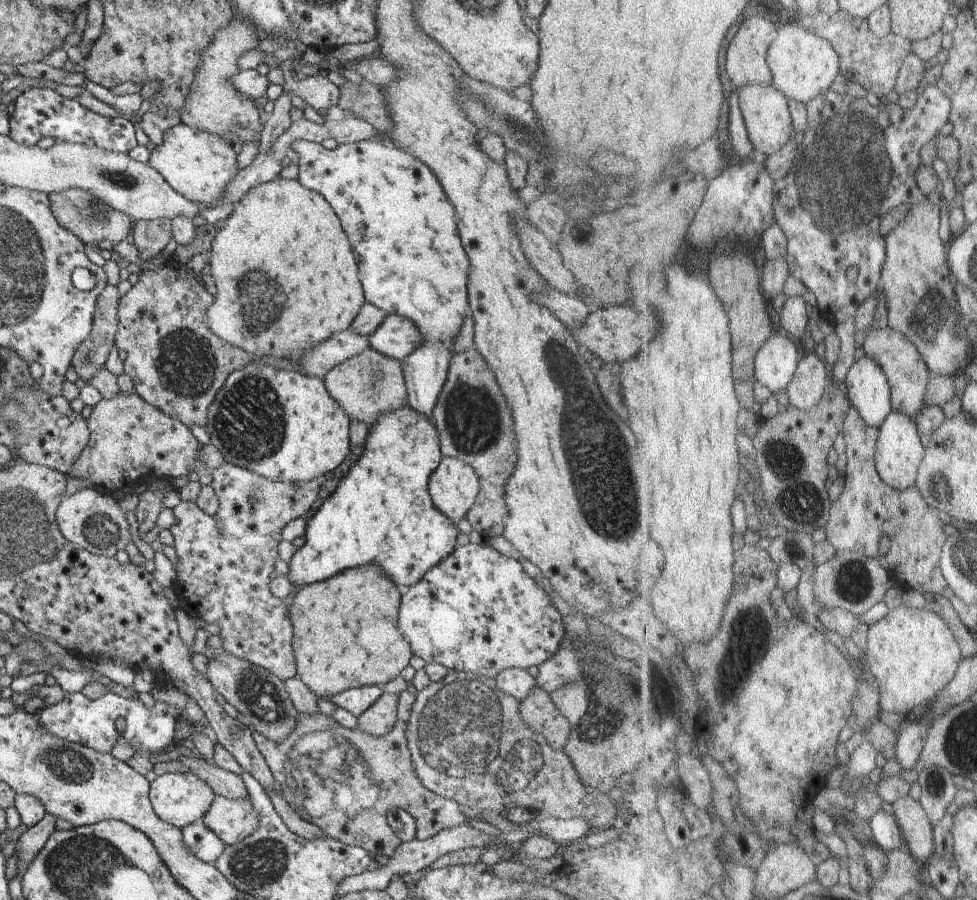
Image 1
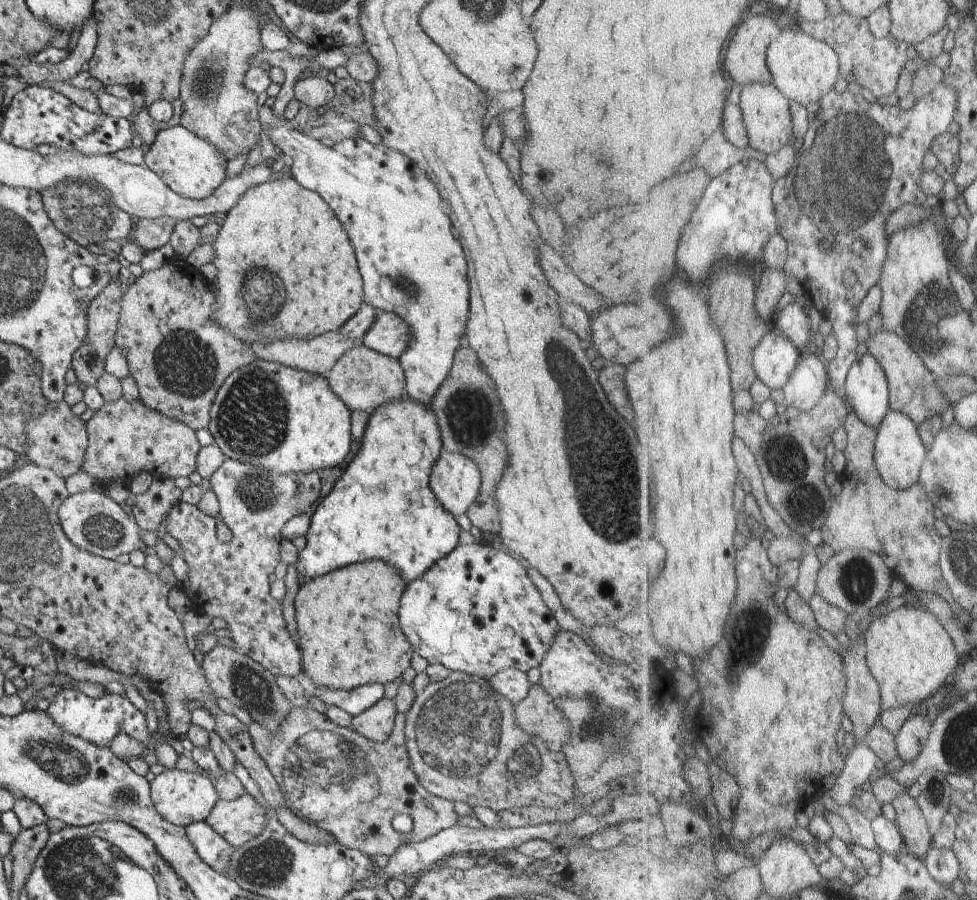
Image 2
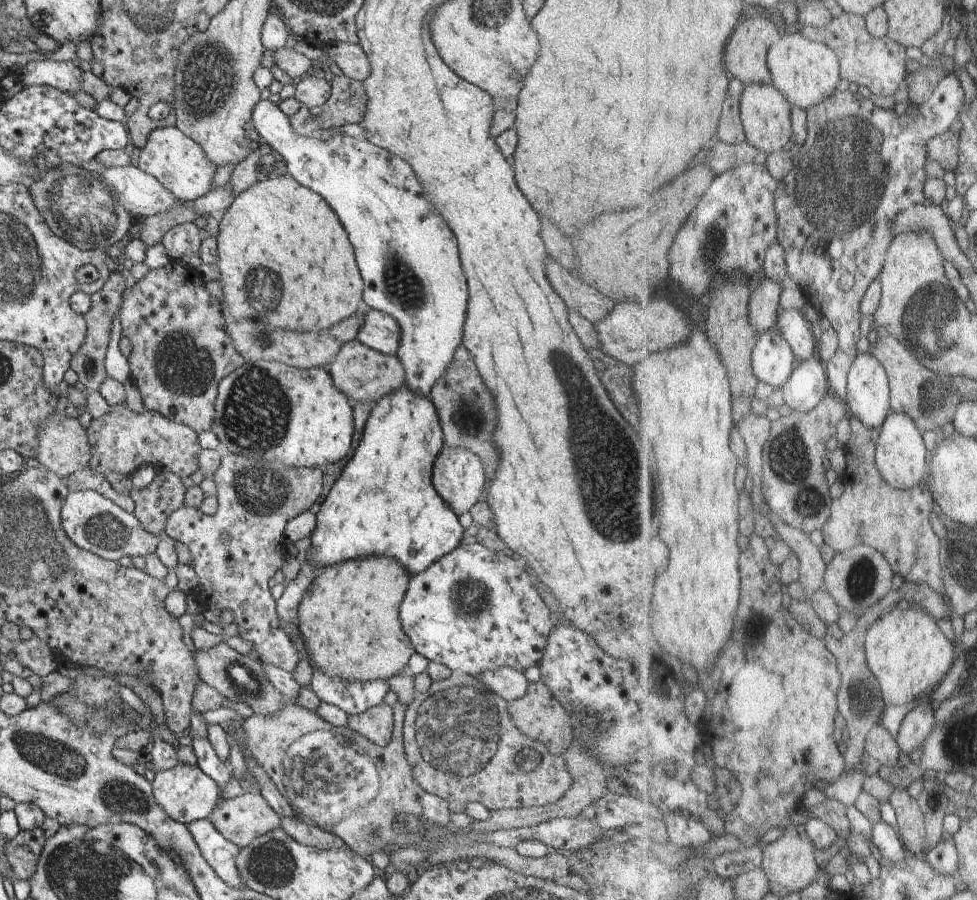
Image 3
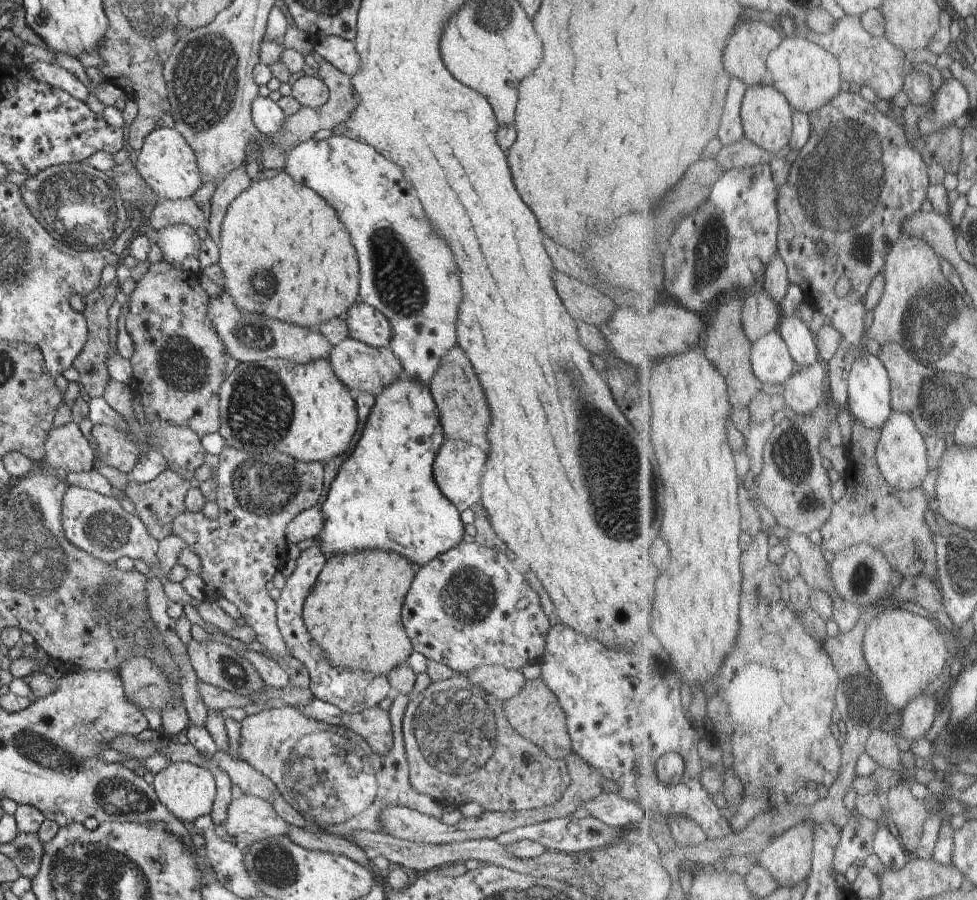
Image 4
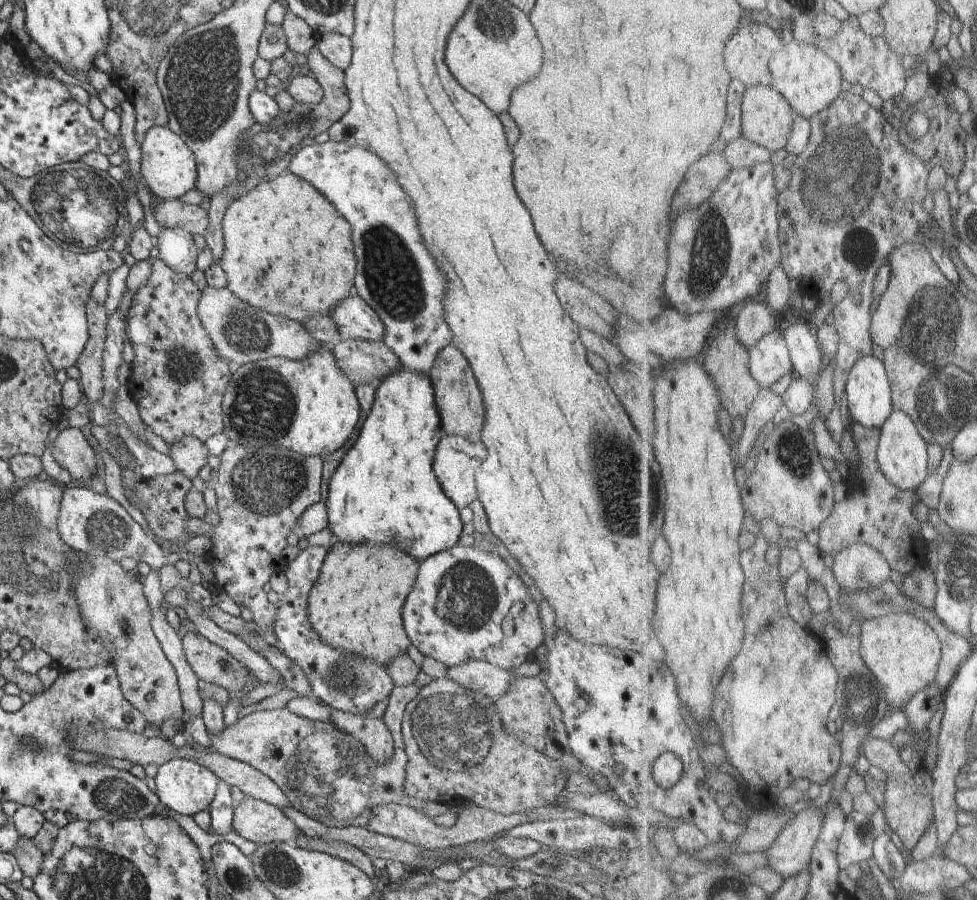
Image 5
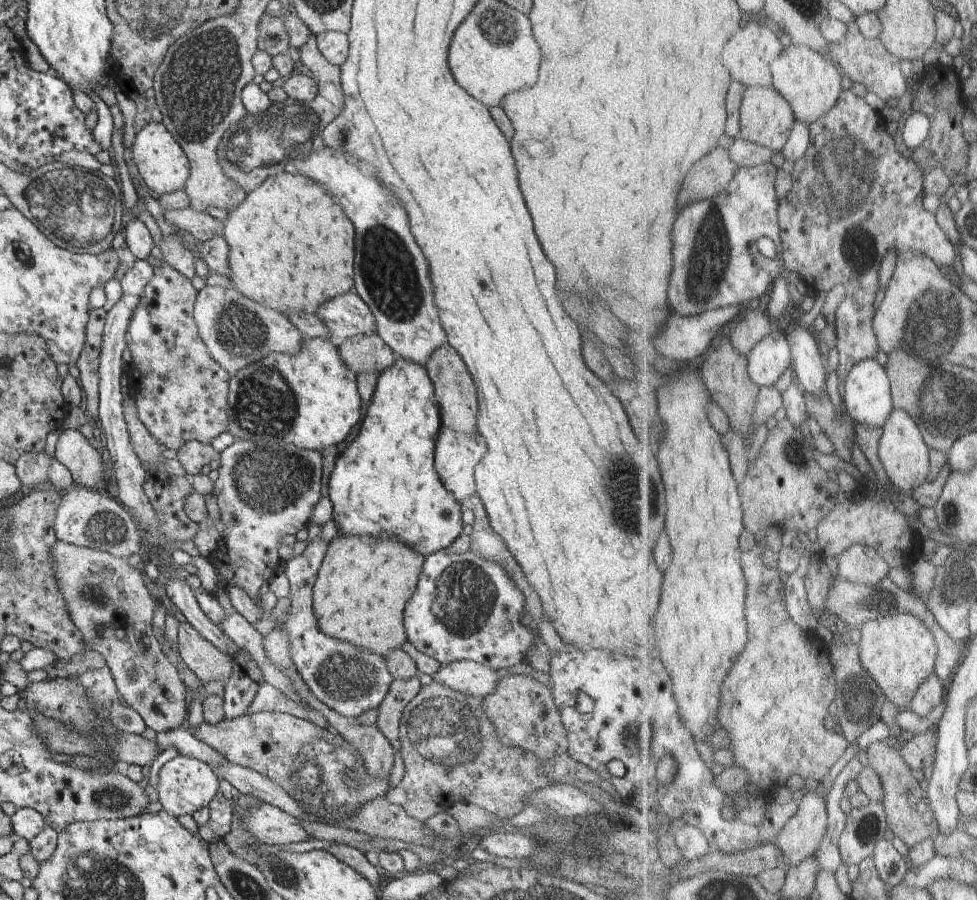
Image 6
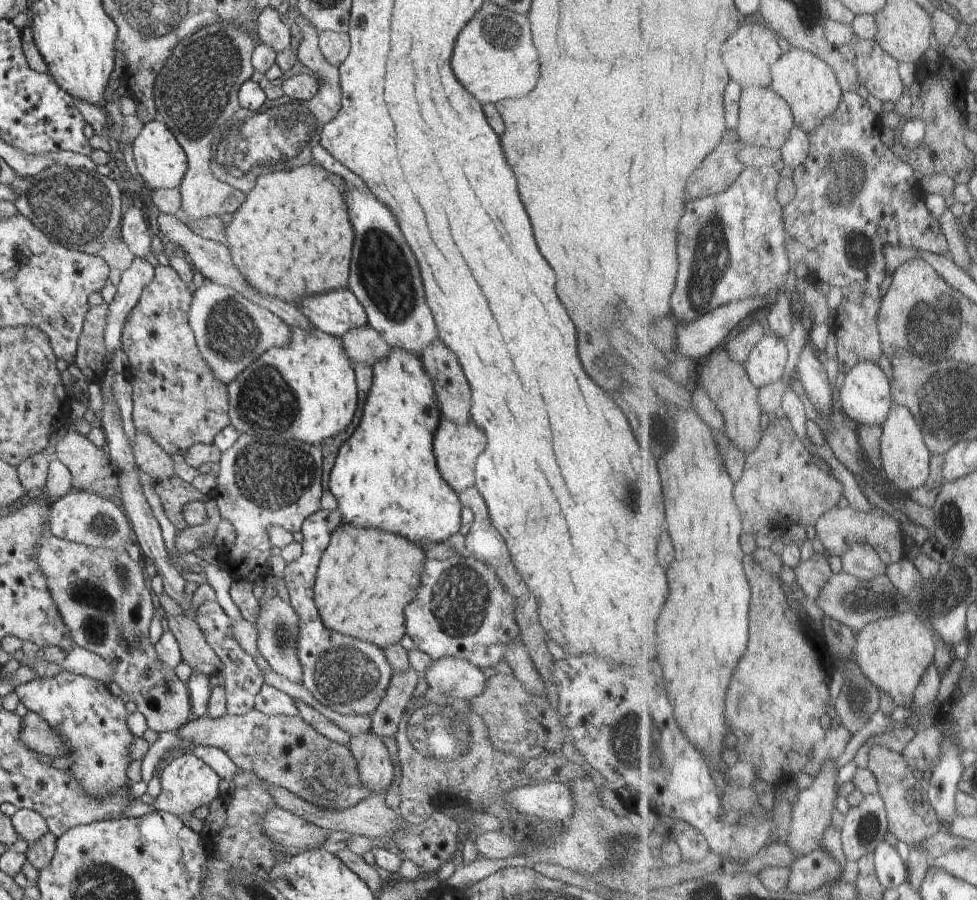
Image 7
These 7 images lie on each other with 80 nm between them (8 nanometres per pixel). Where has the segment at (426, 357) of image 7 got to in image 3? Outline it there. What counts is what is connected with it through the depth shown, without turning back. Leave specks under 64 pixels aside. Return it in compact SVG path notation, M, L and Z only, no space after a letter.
M464 345L457 348L446 372L431 388L429 398L439 414L444 444L451 447L462 446L474 451L481 458L487 482L493 479L498 464L498 448L492 438L496 426L496 406L488 387L478 374L474 359Z

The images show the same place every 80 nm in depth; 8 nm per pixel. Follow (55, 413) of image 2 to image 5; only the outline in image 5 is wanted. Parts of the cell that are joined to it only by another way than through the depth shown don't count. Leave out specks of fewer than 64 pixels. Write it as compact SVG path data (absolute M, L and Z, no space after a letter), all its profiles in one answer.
M78 428L62 430L53 440L51 452L54 460L73 477L75 484L86 483L97 472L96 454Z

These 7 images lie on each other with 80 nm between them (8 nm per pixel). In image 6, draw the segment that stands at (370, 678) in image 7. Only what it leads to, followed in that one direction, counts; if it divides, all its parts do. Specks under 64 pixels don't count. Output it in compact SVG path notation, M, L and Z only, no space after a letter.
M307 526L309 539L304 546L306 550L300 556L286 562L287 566L284 569L290 584L289 598L292 604L290 611L283 615L282 630L288 638L290 658L310 692L337 714L349 718L358 717L364 712L378 708L388 694L393 678L388 672L386 659L382 656L334 640L320 632L312 608L313 587L329 544L319 538L321 526Z

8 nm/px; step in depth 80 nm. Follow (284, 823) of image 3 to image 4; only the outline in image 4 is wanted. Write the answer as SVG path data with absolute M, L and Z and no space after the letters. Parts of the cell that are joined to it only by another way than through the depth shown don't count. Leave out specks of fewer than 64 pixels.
M291 825L288 836L294 844L311 851L322 851L338 856L345 856L367 869L372 865L372 859L366 857L366 853L354 842L326 832L311 831Z

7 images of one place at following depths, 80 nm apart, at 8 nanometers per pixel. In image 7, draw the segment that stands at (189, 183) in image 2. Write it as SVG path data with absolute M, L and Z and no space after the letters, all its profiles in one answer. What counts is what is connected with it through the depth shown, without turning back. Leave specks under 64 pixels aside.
M157 119L144 124L131 145L140 180L147 189L180 188L188 168L187 156L172 131L162 120Z

